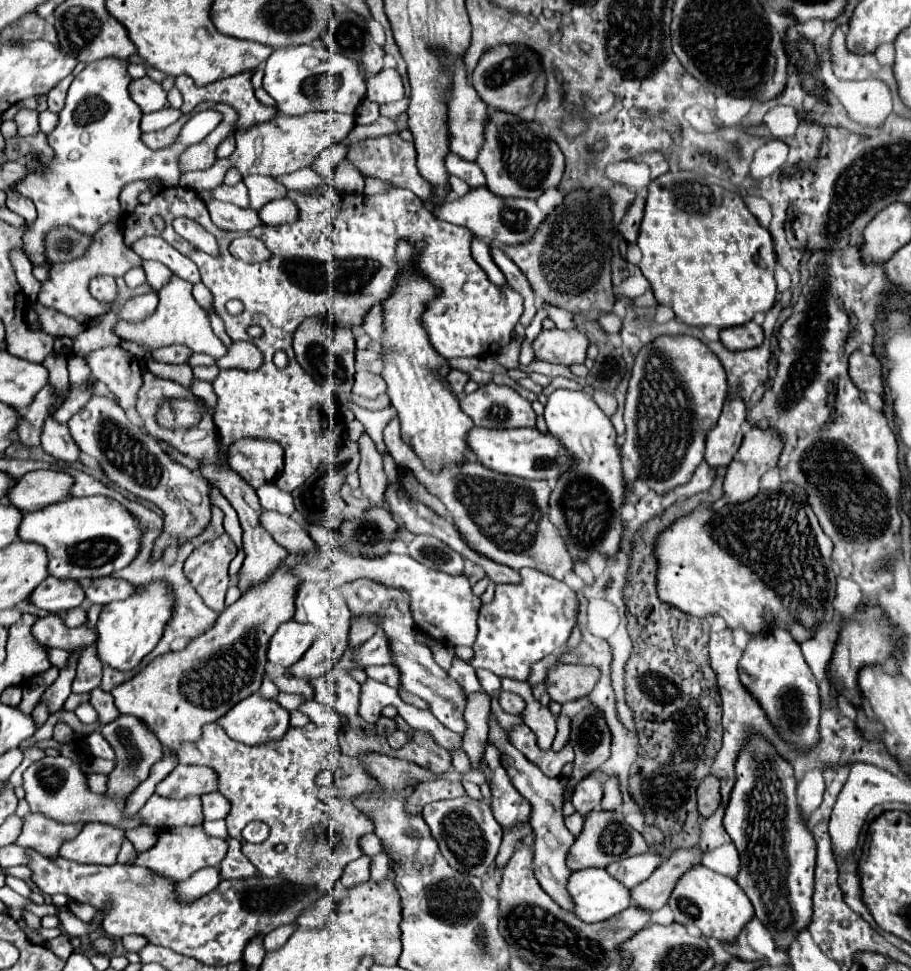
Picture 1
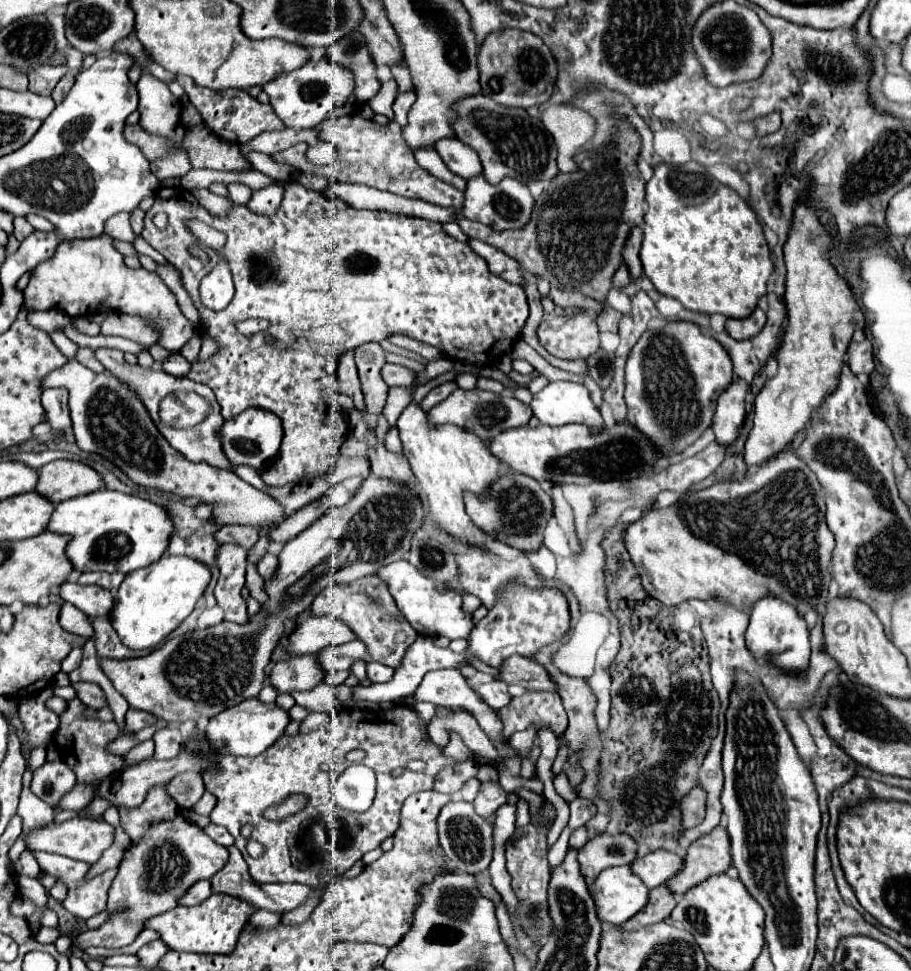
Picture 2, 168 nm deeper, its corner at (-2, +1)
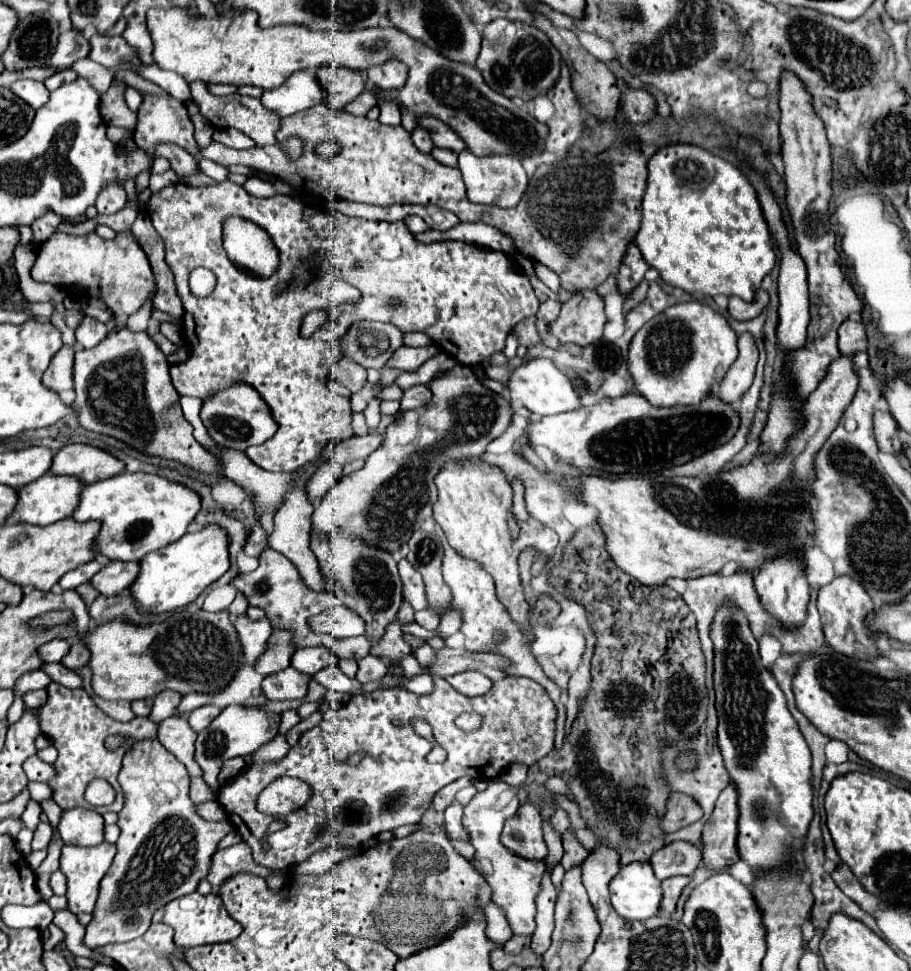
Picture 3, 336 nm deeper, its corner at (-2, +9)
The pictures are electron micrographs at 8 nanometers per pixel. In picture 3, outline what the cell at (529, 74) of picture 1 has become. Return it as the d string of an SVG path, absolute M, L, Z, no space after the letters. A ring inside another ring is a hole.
M493 20L483 30L481 52L475 66L495 92L507 98L519 96L529 102L541 94L547 94L547 90L555 84L559 78L559 62L561 54L541 30L535 30L531 24L523 22Z

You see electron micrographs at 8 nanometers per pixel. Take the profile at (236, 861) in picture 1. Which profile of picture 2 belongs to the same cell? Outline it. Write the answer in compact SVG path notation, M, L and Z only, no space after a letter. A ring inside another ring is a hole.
M229 846L229 862L227 866L223 866L223 870L219 870L215 874L215 878L211 878L211 888L213 892L223 892L223 894L231 894L237 898L243 898L251 904L255 904L257 908L265 908L269 912L277 912L277 914L285 914L291 912L299 906L303 906L311 894L311 888L305 884L285 884L285 882L275 882L275 884L263 884L263 882L255 882L249 874L249 866L245 862L245 858L241 856L241 852L237 850L237 846Z

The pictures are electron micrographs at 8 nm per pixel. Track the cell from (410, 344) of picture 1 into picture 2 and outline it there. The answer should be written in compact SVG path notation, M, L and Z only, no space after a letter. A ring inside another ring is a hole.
M411 402L397 420L399 436L403 442L403 454L411 464L411 470L419 482L419 488L427 494L431 518L439 520L439 526L447 530L453 538L483 546L487 534L479 530L471 518L465 514L463 492L471 490L475 494L483 494L485 488L499 476L499 460L489 454L487 444L479 440L479 436L455 424L433 424L427 412Z

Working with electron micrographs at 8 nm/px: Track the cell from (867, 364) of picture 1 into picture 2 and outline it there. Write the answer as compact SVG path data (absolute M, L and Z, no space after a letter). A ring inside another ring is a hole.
M869 340L863 342L851 342L847 348L847 364L853 374L871 374L875 370L875 360L873 360L873 348Z

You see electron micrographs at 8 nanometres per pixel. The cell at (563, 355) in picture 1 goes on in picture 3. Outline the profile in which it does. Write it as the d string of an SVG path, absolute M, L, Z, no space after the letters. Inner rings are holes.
M581 290L561 306L559 318L549 328L559 342L589 346L603 336L605 320L603 296L595 290Z

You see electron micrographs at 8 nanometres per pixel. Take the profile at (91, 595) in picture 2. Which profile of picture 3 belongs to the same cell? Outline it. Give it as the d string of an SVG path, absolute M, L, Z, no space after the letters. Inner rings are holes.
M111 560L107 566L101 568L91 578L91 584L97 588L99 594L103 596L115 596L121 594L125 588L129 588L139 574L139 562L121 562L121 560Z

